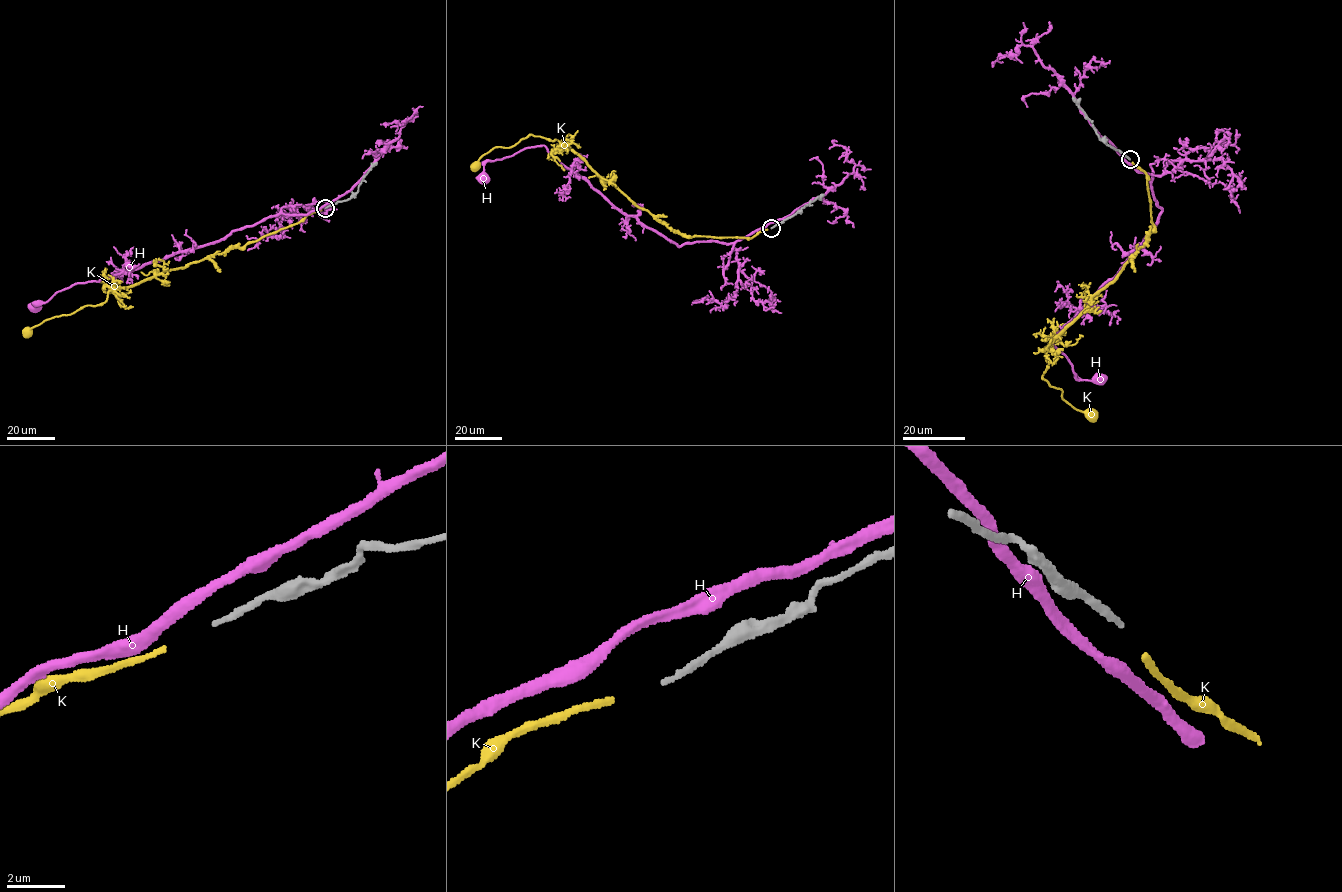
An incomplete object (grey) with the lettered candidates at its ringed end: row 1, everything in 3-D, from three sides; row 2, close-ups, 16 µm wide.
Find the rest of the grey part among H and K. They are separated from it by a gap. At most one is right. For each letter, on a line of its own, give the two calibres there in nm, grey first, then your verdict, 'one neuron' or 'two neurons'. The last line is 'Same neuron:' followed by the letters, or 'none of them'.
H: 160 nm thick on the grey side, 320 nm on the other; two neurons
K: 160 nm thick on the grey side, 180 nm on the other; one neuron
Same neuron: K

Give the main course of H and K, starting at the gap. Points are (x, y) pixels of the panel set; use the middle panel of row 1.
H: (768, 225), (730, 243), (694, 241), (677, 245), (614, 208), (544, 145), (487, 161), (481, 183)
K: (767, 229), (750, 238), (683, 235), (634, 205), (555, 139), (530, 135), (510, 147), (495, 147), (472, 170)

